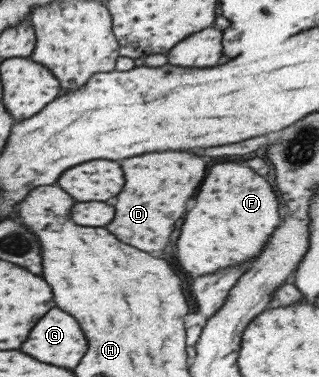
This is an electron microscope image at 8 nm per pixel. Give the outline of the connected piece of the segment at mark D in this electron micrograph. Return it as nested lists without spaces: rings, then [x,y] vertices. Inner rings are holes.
[[[154,152],[154,154],[144,154],[144,156],[122,160],[120,166],[124,172],[124,188],[116,196],[116,204],[114,204],[116,216],[106,224],[106,230],[114,234],[120,242],[130,244],[138,250],[160,252],[168,242],[168,236],[174,228],[176,218],[184,214],[184,202],[188,202],[194,196],[198,184],[204,178],[206,158],[198,158],[188,152]]]

